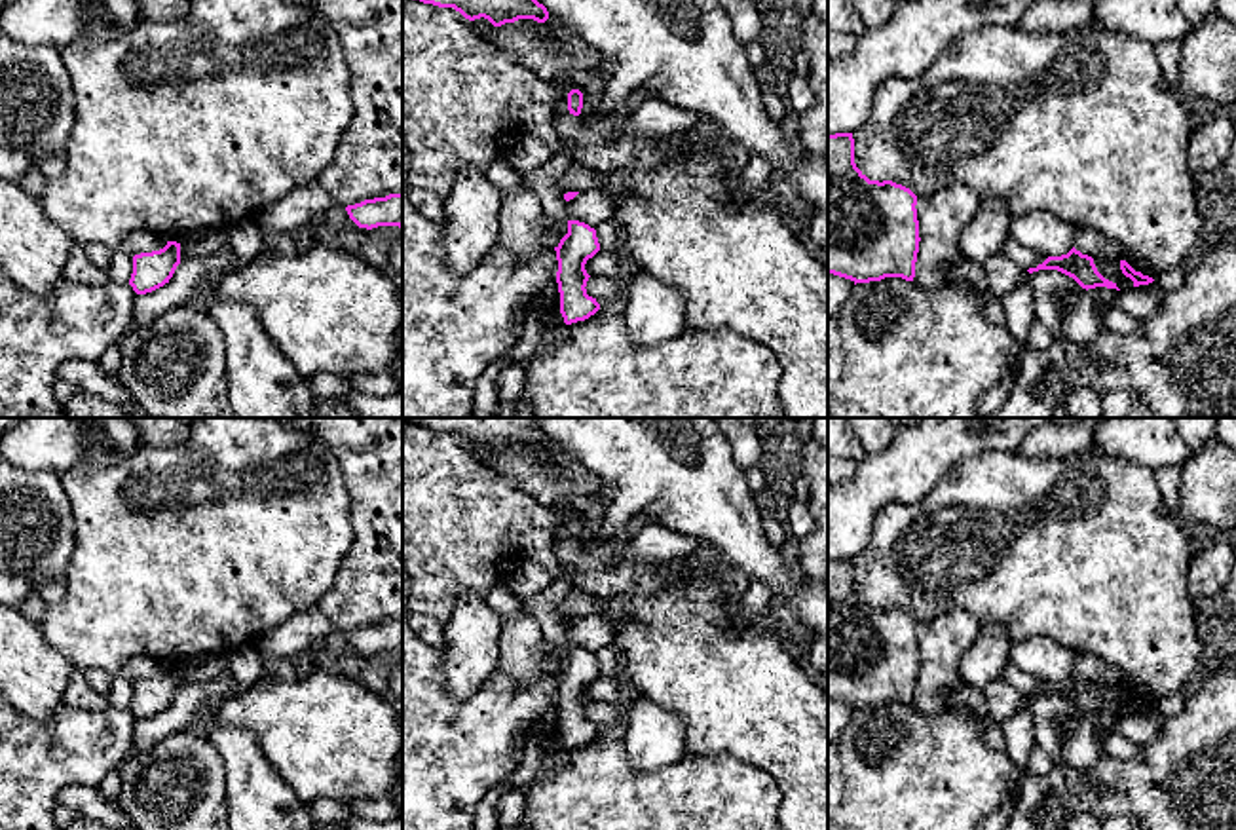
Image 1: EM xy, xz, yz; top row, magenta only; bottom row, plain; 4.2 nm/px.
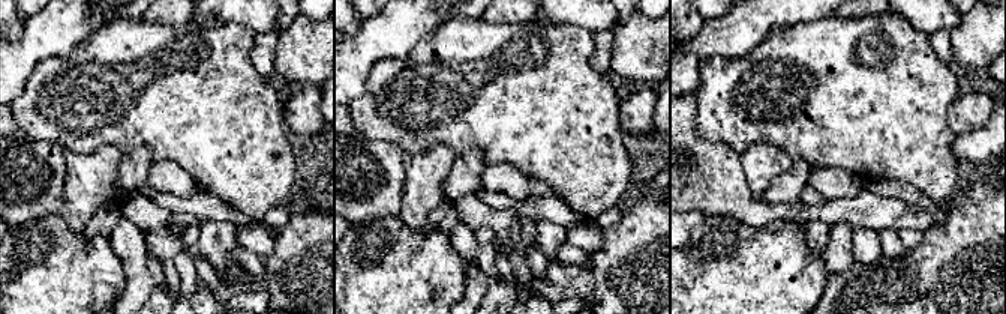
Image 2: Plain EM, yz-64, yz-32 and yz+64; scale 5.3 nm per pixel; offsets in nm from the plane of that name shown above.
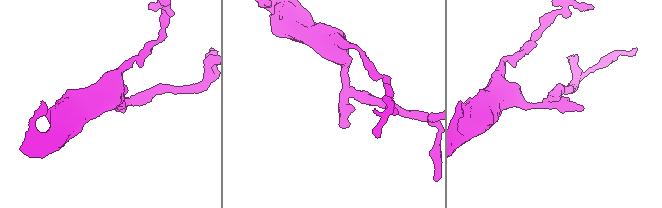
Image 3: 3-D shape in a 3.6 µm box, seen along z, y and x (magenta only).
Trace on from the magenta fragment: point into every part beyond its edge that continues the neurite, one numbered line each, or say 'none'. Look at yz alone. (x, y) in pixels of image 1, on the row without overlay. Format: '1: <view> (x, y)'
none

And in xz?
none

